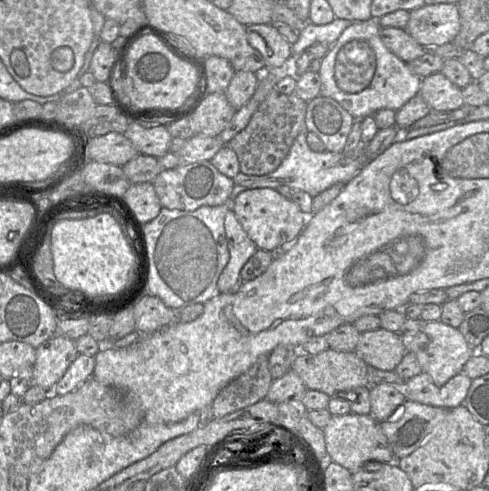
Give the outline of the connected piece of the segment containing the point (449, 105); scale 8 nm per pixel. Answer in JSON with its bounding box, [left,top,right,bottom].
[419,72,464,111]

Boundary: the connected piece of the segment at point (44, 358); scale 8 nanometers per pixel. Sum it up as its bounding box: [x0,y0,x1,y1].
[33,336,79,390]

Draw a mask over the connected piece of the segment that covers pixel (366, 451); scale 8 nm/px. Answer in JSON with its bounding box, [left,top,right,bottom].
[323,412,395,472]

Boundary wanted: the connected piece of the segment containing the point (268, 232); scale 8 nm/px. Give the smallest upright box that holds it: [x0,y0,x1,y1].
[231,189,308,252]

